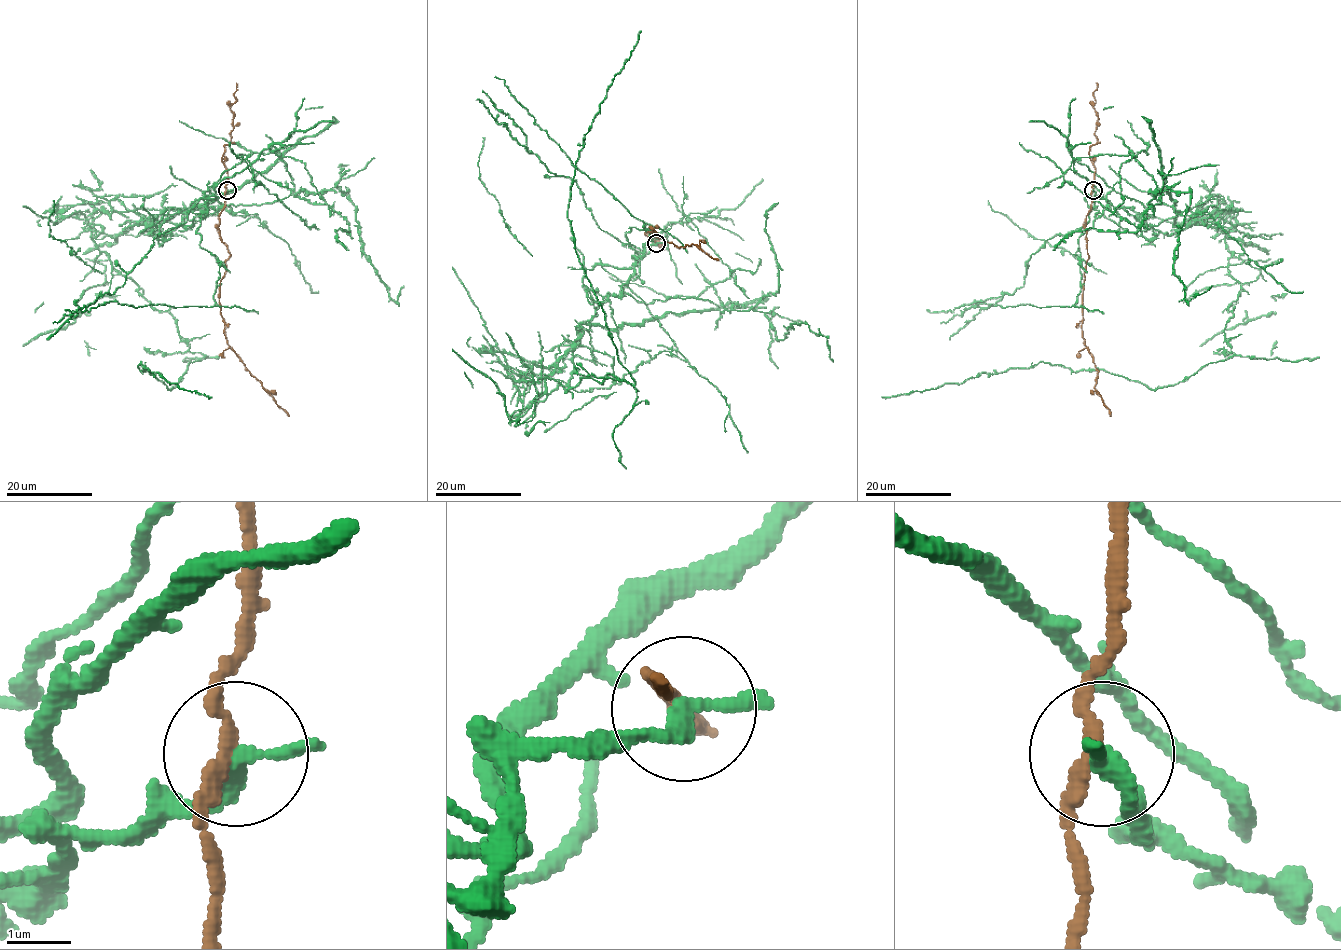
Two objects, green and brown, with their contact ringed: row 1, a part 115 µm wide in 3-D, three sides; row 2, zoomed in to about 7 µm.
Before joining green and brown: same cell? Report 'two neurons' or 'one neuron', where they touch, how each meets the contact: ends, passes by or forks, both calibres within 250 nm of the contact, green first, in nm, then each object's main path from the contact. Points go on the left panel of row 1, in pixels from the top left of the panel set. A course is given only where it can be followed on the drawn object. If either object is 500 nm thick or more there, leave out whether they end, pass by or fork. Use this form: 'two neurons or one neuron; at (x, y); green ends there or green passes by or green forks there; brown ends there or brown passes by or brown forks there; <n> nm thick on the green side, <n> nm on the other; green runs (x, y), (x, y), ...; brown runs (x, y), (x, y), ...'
two neurons; at (227, 190); green passes by; brown passes by; 240 nm thick on the green side, 190 nm on the other; green runs (226, 190), (161, 235), (86, 217), (205, 355), (171, 389), (138, 367), (211, 396); brown runs (226, 190), (225, 207), (219, 216), (218, 227), (220, 240), (230, 254), (219, 291), (226, 344), (289, 416)

